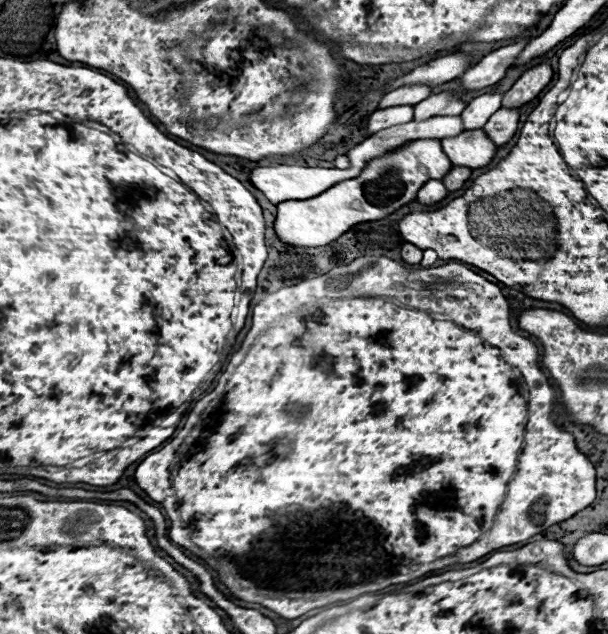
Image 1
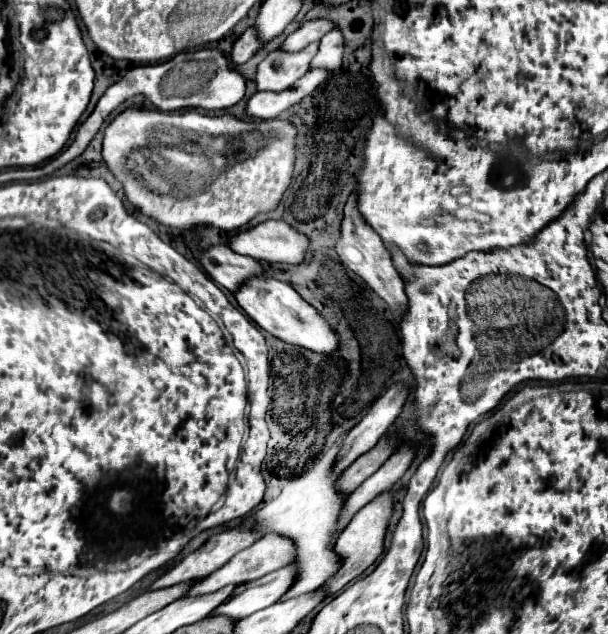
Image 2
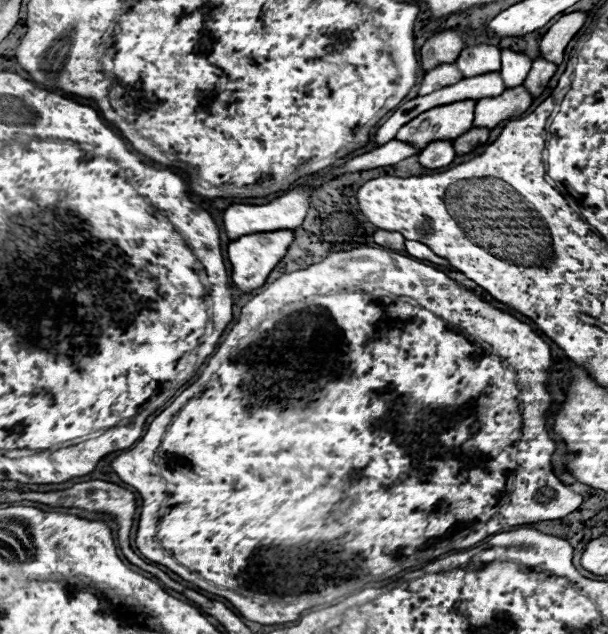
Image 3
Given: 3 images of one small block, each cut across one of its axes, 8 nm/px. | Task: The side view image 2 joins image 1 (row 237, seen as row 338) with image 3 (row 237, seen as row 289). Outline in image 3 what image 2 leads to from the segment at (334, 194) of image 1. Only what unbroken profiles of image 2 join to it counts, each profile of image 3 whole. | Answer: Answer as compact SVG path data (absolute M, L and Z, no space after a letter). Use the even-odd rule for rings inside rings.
M276 230L276 232L260 232L260 234L248 234L232 240L228 244L228 260L232 266L230 272L230 284L234 290L240 292L252 292L260 288L268 274L274 270L274 266L284 258L294 234L290 230Z

